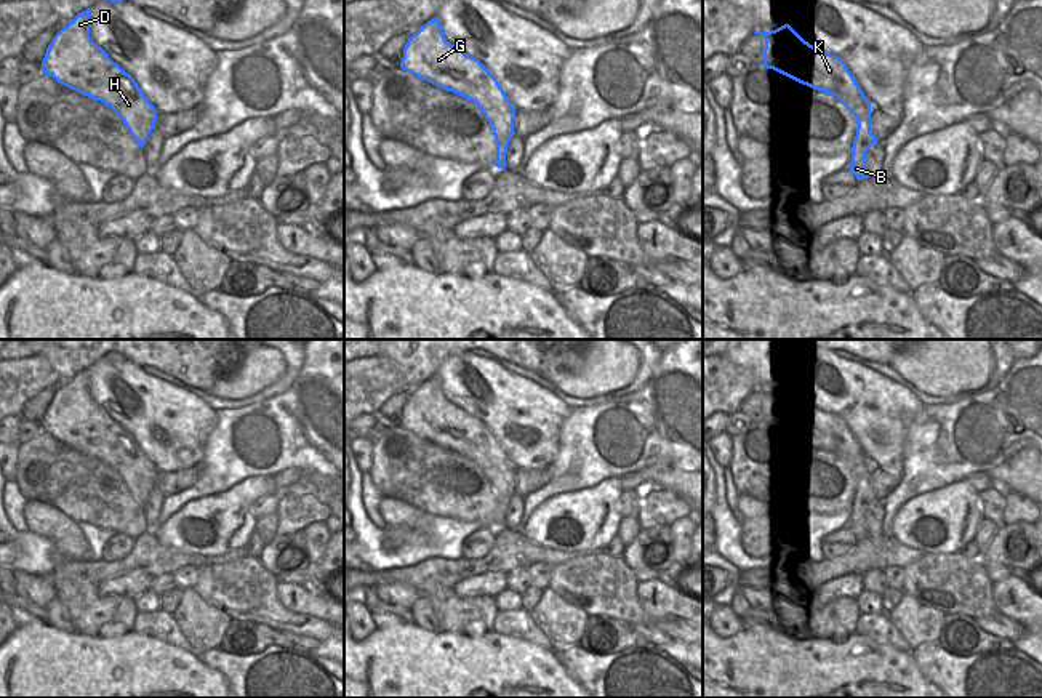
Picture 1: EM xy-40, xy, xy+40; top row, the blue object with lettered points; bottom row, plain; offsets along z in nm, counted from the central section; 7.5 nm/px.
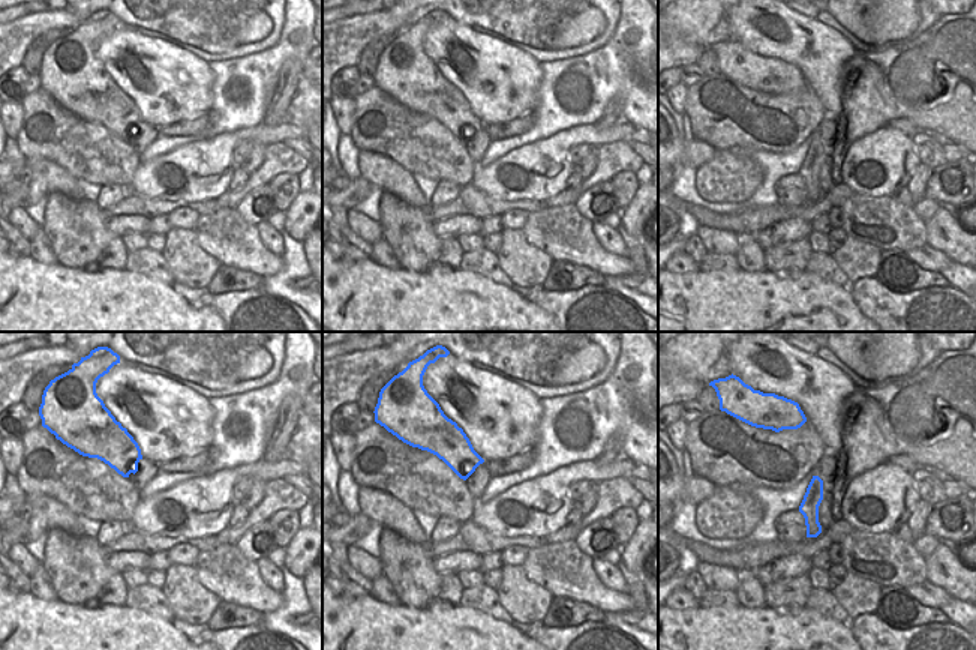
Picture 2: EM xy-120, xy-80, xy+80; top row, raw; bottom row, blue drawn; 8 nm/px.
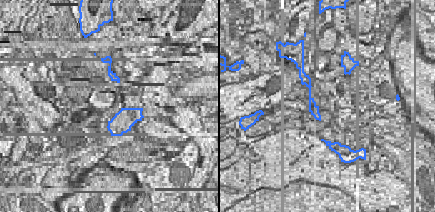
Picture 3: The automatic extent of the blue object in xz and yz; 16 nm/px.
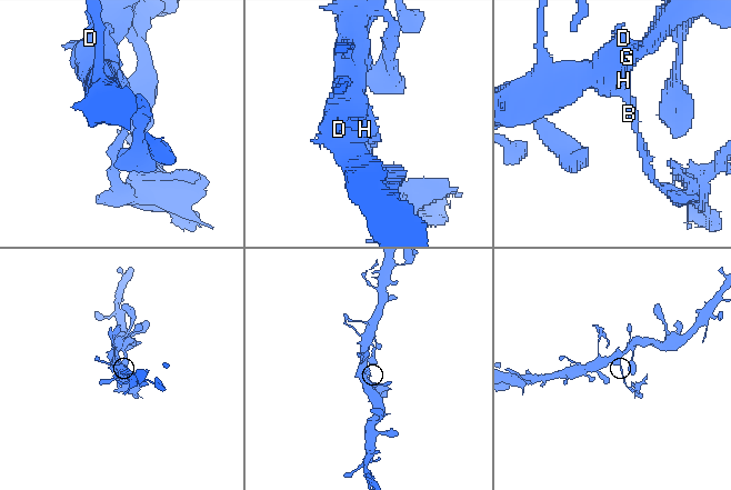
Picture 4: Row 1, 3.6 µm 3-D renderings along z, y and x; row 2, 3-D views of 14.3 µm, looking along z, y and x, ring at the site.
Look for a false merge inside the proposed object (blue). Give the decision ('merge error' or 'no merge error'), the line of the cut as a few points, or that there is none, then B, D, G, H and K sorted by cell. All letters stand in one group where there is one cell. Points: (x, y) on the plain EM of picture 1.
merge error; cut in xy along (511, 495), (501, 495), (496, 500); B / D G H K

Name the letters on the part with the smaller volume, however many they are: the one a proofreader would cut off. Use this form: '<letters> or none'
B

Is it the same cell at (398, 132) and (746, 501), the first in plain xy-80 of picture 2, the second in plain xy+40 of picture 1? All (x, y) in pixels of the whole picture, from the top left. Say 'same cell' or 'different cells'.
different cells

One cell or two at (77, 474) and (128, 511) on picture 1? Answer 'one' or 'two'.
one

